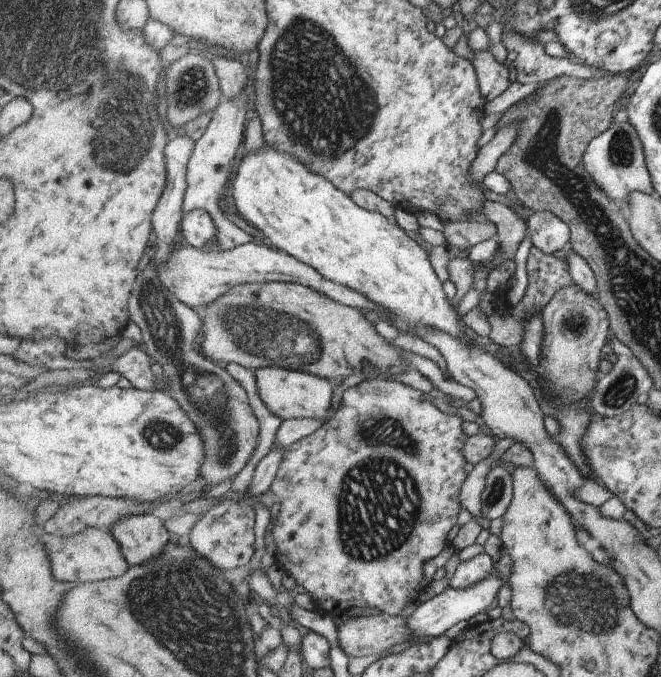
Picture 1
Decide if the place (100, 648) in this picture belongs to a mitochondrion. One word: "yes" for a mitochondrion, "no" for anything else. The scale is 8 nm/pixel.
no

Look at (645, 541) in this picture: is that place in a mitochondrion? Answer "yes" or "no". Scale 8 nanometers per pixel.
no

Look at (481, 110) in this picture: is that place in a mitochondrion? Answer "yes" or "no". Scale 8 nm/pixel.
no

